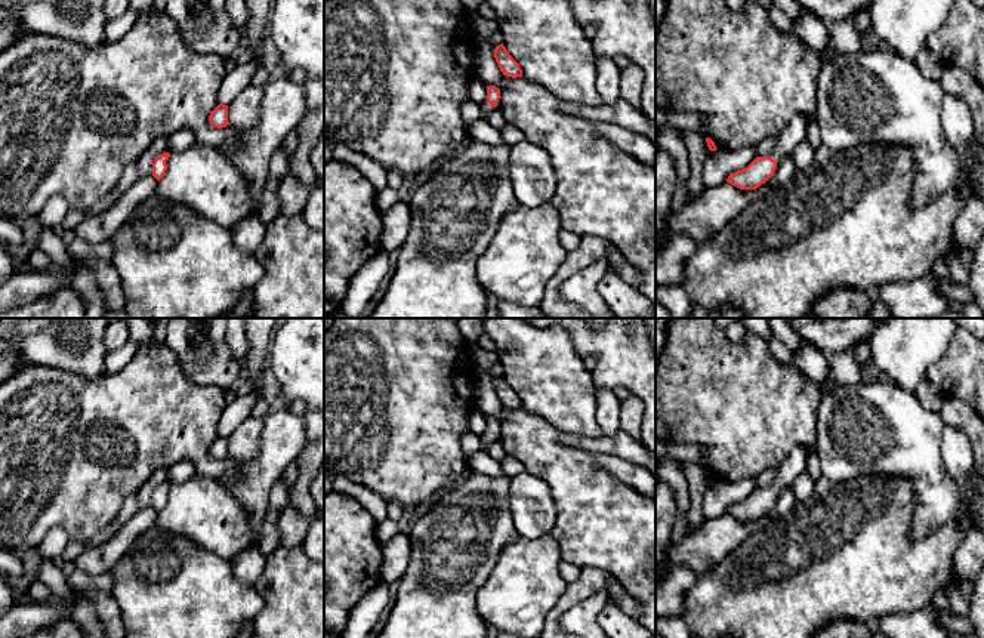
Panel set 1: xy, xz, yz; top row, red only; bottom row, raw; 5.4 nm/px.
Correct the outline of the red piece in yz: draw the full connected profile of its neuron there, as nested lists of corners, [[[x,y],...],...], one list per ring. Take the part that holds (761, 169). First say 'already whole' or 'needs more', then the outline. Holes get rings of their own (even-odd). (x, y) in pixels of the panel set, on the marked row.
needs more | [[[796,114],[778,133],[777,144],[769,157],[756,157],[747,167],[731,173],[728,184],[740,189],[756,189],[765,184],[775,172],[781,158],[792,155],[793,150],[805,141],[809,120],[803,114]]]

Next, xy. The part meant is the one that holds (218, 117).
already whole | [[[219,104],[209,115],[209,123],[213,127],[222,129],[229,124],[228,121],[228,105]]]

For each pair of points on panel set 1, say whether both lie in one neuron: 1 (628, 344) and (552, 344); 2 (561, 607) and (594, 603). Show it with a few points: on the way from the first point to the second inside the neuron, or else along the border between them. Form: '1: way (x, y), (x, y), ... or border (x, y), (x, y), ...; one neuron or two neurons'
1: border (565, 333), (573, 350), (582, 358); two neurons
2: border (605, 592), (579, 601), (561, 622); two neurons

